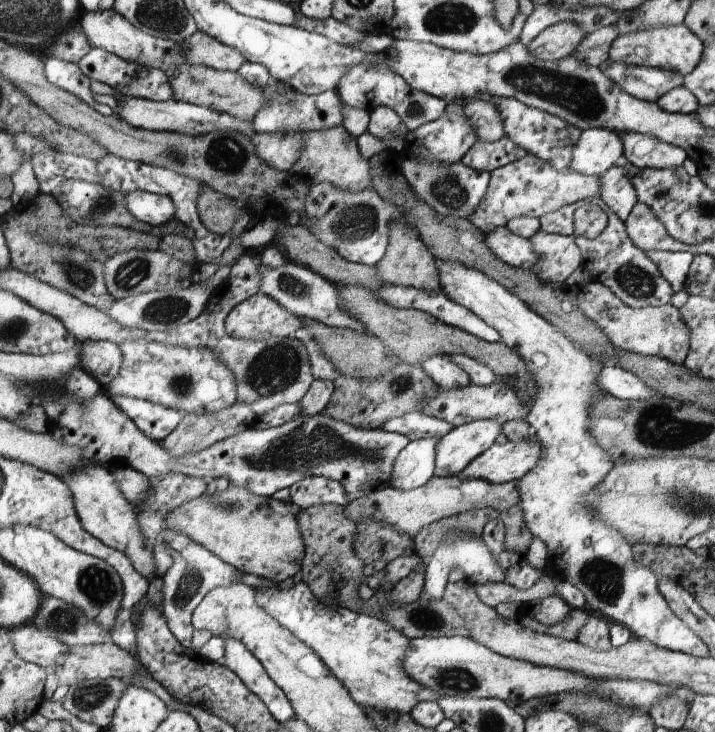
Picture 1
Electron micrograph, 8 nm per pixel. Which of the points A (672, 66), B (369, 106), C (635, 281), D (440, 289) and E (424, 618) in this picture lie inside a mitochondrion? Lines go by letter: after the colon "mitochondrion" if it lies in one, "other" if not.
A: other
B: other
C: mitochondrion
D: other
E: mitochondrion

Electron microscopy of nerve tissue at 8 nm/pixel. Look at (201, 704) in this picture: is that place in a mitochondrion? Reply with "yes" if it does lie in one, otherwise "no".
no

